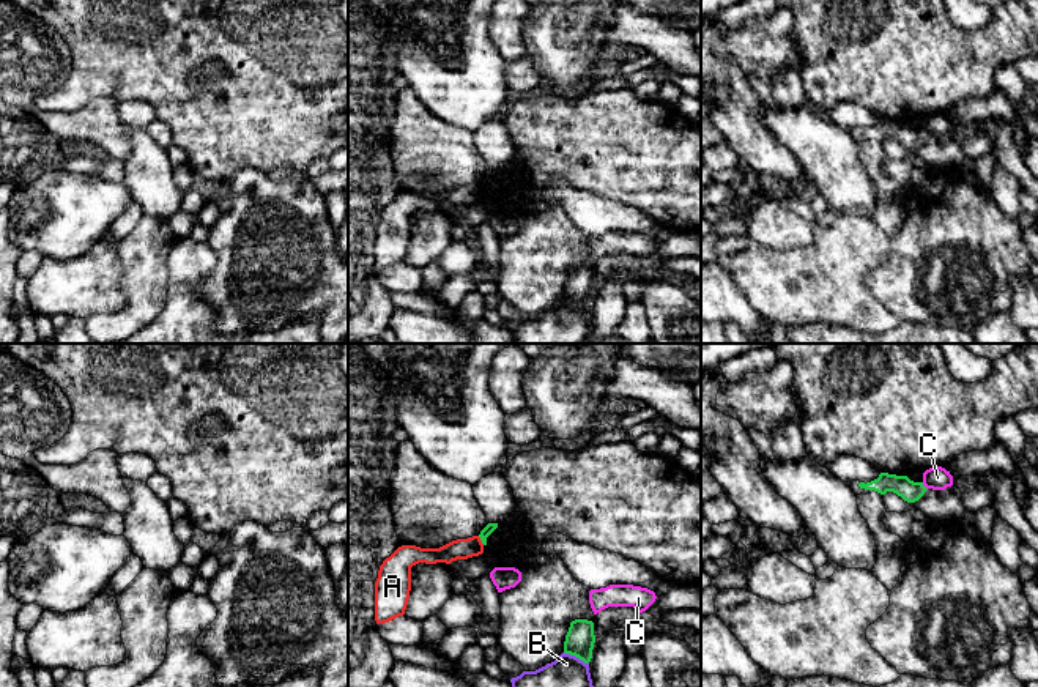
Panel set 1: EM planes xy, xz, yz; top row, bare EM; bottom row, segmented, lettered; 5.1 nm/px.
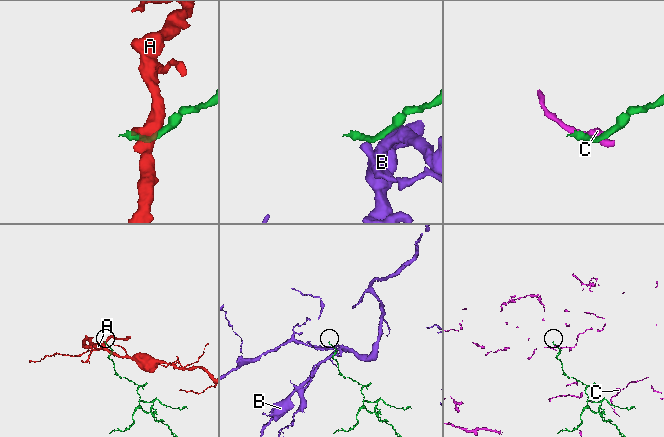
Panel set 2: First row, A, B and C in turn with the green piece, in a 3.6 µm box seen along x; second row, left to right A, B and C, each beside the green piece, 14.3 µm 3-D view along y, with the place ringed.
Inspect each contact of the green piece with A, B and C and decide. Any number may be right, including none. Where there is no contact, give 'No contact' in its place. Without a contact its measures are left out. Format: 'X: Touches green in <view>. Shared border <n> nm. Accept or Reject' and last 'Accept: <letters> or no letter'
A: Touches green in xz. Shared border 60 nm. Reject
B: Touches green in xz. Shared border 140 nm. Reject
C: Touches green in yz. Shared border 50 nm. Reject
Accept: no letter

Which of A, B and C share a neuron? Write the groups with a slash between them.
A / B / C

